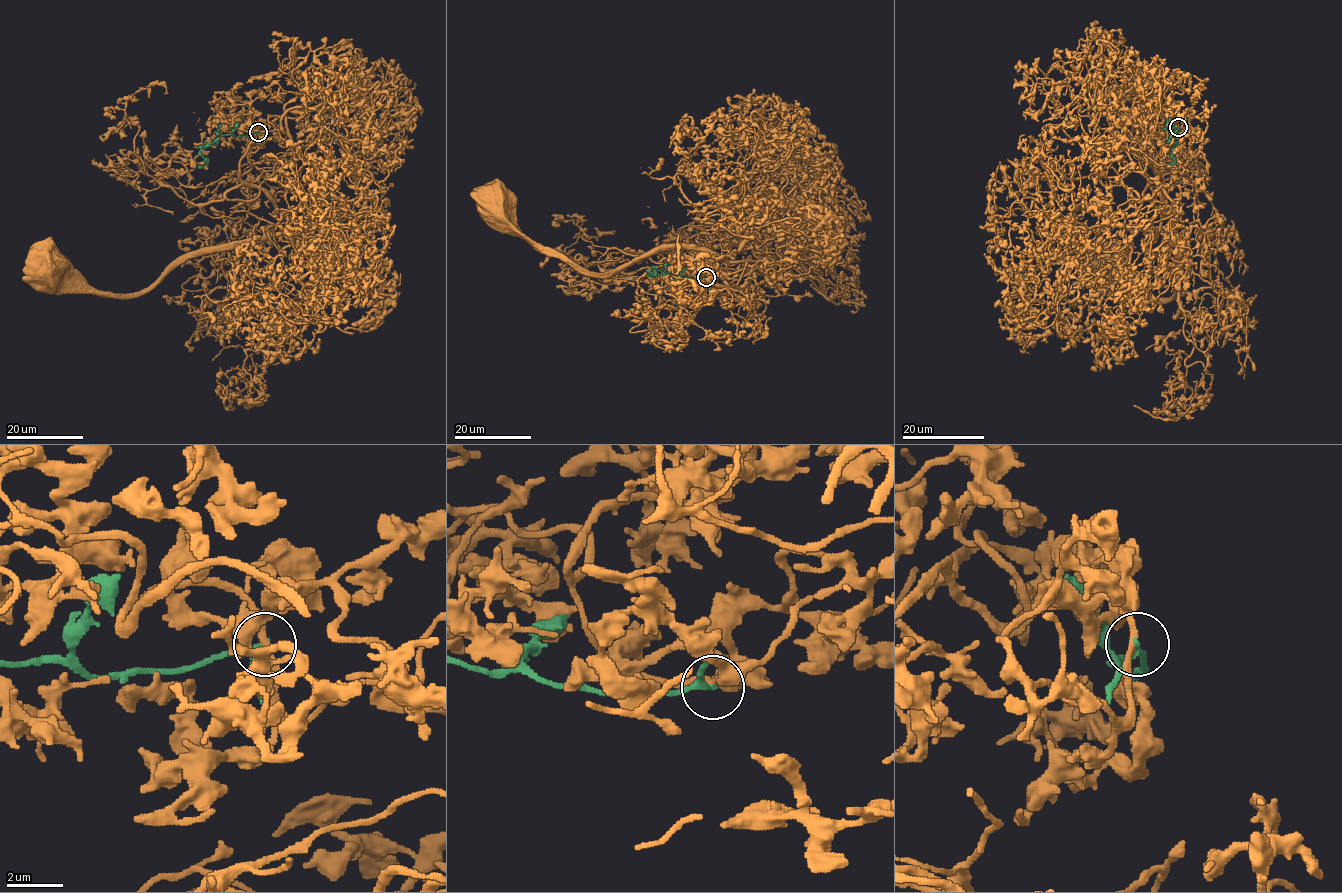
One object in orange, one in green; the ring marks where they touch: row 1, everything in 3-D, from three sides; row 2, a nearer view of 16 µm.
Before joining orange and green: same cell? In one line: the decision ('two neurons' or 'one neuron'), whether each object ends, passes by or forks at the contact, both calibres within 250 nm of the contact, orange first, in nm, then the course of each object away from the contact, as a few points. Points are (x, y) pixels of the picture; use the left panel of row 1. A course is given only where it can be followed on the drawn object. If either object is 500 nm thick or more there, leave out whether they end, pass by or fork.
two neurons; orange passes by; green passes by; calibres 220 and 170 nm; course orange (259, 132), (239, 128), (266, 133), (240, 161), (279, 214), (261, 238), (126, 294), (47, 272); course green (259, 132), (239, 137), (221, 135), (202, 149), (206, 163), (198, 165)

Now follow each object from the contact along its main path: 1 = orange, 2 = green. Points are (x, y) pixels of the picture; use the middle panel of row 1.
1: (707, 277), (687, 258), (714, 242), (708, 234), (688, 248), (727, 276), (687, 248), (593, 273), (495, 207)
2: (707, 277), (650, 274), (650, 271), (654, 273), (646, 269)

